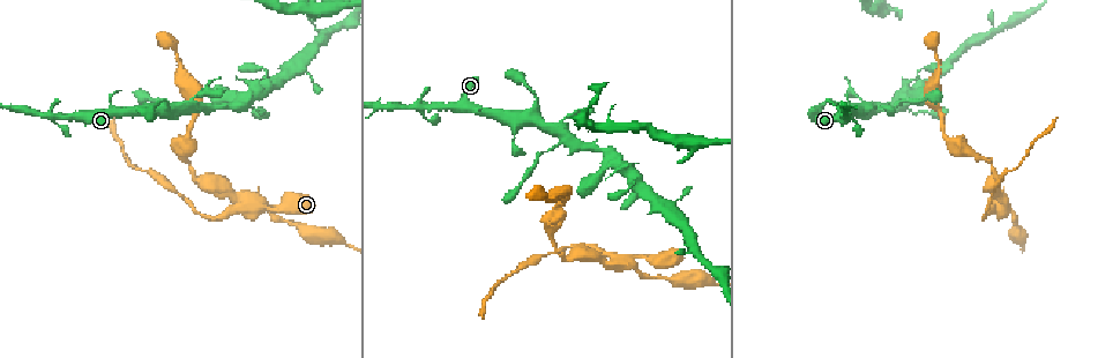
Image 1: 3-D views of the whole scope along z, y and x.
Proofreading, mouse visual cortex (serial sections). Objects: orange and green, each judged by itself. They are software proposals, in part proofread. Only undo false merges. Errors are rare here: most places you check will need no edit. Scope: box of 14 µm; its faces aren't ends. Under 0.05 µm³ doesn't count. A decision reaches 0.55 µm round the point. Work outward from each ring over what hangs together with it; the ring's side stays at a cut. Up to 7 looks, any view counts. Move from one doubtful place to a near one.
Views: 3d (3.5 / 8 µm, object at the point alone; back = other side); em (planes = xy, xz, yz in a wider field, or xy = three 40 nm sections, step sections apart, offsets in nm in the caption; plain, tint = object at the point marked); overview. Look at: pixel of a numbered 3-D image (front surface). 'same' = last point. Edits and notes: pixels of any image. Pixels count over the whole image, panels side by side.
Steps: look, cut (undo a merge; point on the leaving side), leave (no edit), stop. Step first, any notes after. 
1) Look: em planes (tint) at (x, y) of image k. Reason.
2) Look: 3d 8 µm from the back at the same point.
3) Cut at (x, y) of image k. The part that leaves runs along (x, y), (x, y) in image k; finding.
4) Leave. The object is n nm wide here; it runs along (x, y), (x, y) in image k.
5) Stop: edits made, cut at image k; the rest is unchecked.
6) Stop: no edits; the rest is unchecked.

Look: 3d 8 µm at (244, 206) of image 1. A narrow waist.

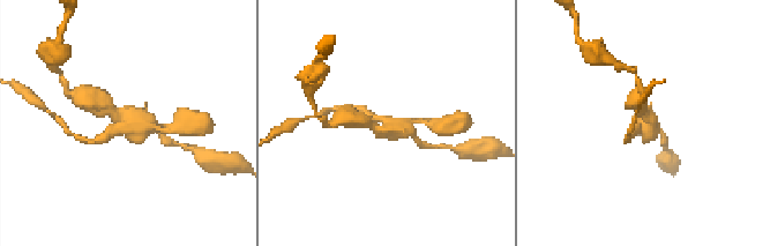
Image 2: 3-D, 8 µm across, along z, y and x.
Look: em planes (tint) at (644, 124) of image 2. Shape alone is not enough.

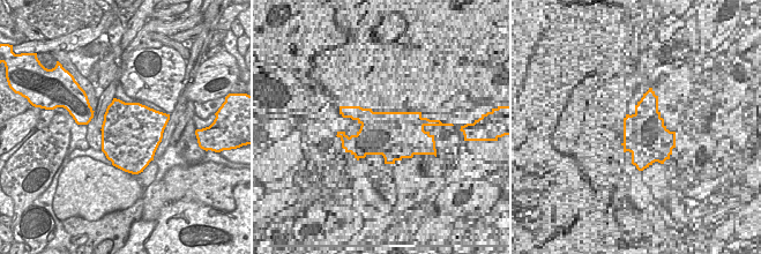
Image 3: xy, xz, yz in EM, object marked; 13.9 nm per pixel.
Cut at (166, 141) of image 2. The part that leaves runs along (405, 124), (379, 131), (364, 122) in image 2; a second cell is stuck on.

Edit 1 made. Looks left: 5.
Look: overview.

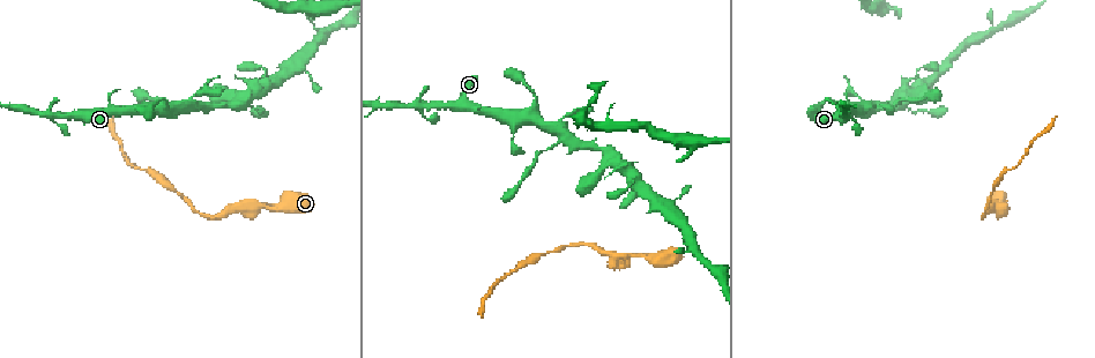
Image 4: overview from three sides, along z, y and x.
Look: 3d 3.5 µm at (151, 171) of image 4. Sudden change in width.

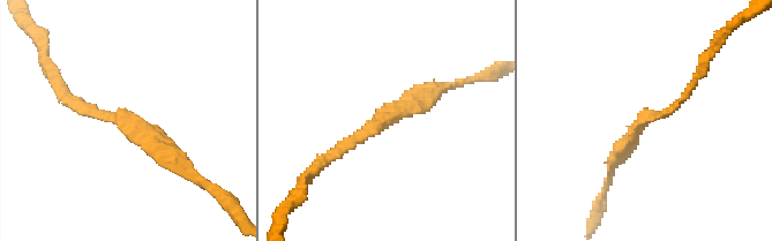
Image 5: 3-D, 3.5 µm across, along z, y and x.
Look: em xy step 5 (tint) at (389, 115) of image 5. Need the tissue.

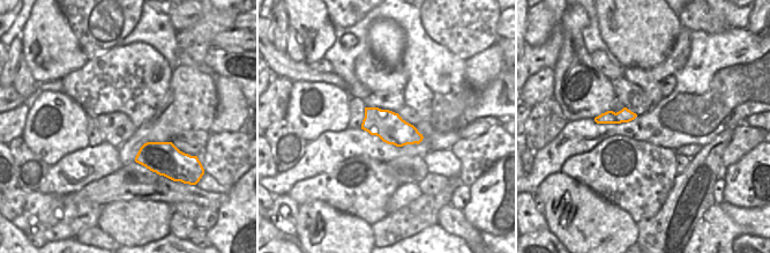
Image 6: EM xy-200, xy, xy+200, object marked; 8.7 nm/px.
Leave. The arms are 100, 200 nm wide; it runs along (185, 172), (125, 115), (72, 100) in image 5; one cell here.

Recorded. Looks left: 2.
Look: em xy step 2 (tint) at (547, 147) of image 4. A narrow waist.

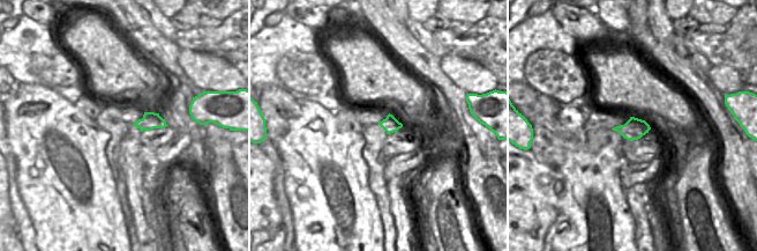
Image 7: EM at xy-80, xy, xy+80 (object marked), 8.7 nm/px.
Look: 3d 3.5 µm at the same point.

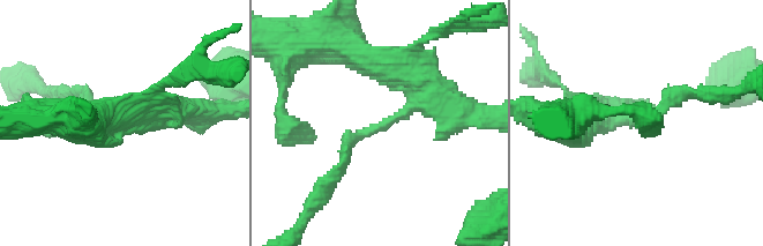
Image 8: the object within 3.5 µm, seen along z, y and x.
Leave. The arms are 150, 350 nm wide; it runs along (419, 83), (426, 98), (352, 136), (338, 172) in image 8; continuous, no second cell.

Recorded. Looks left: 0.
Stop: edits made, cut at image 2; the rest is unchecked.

